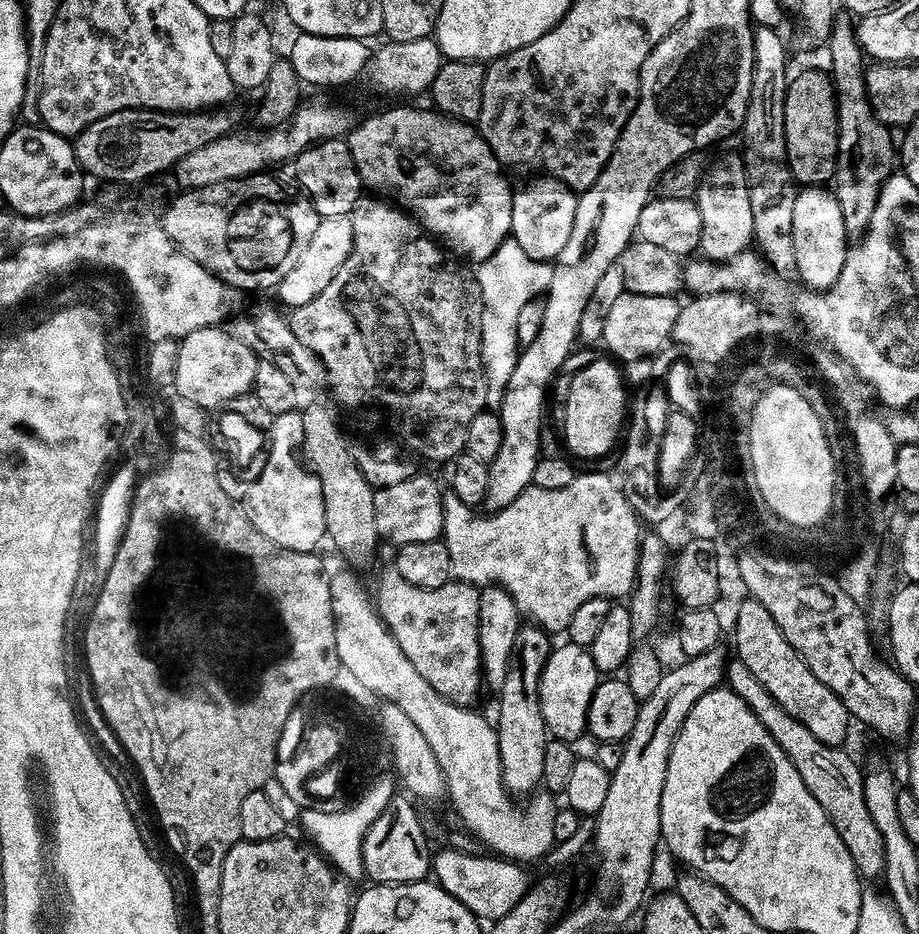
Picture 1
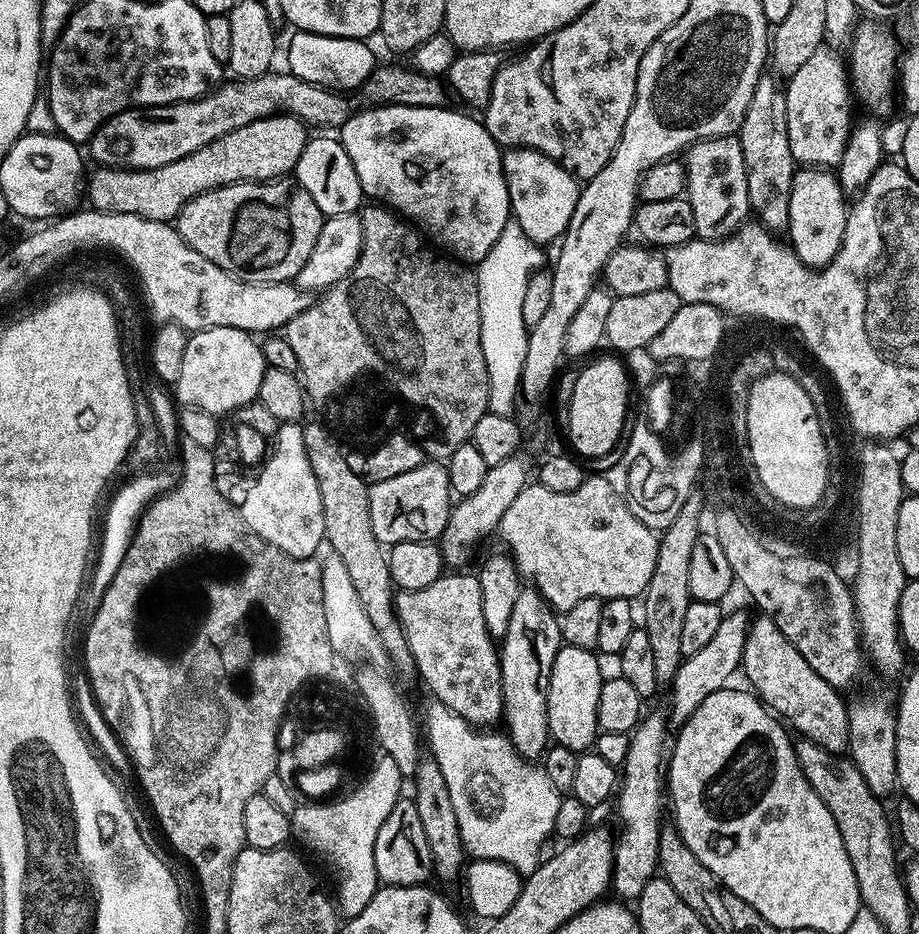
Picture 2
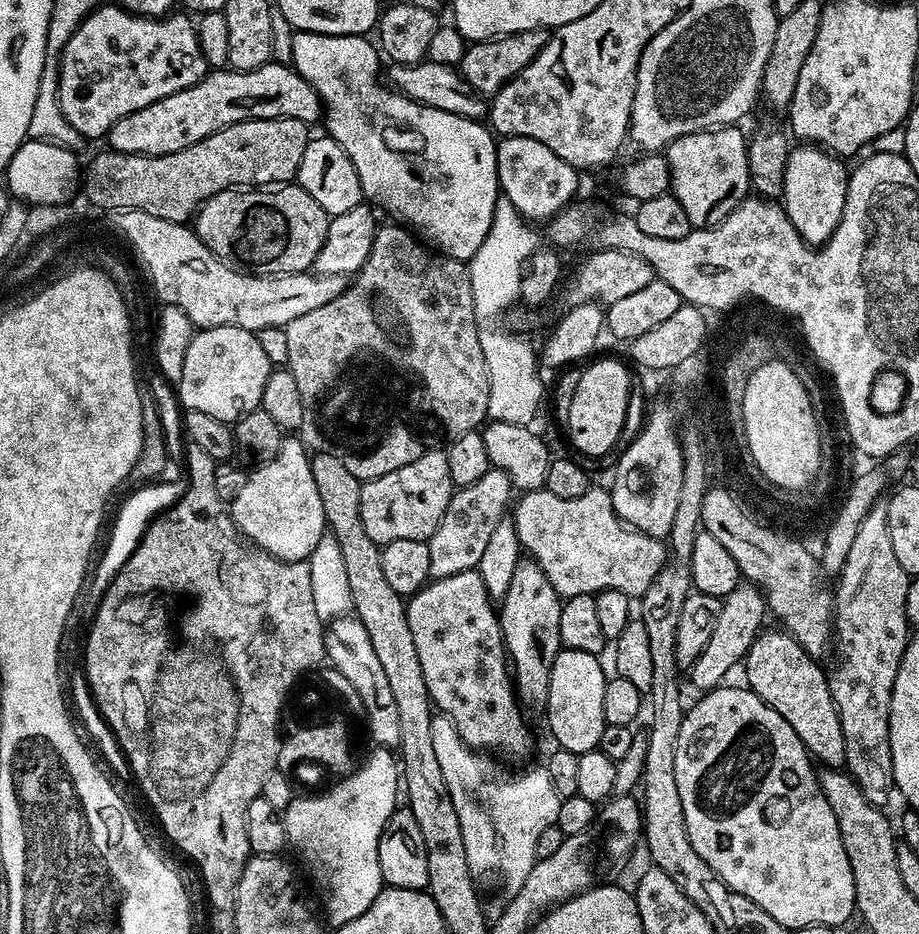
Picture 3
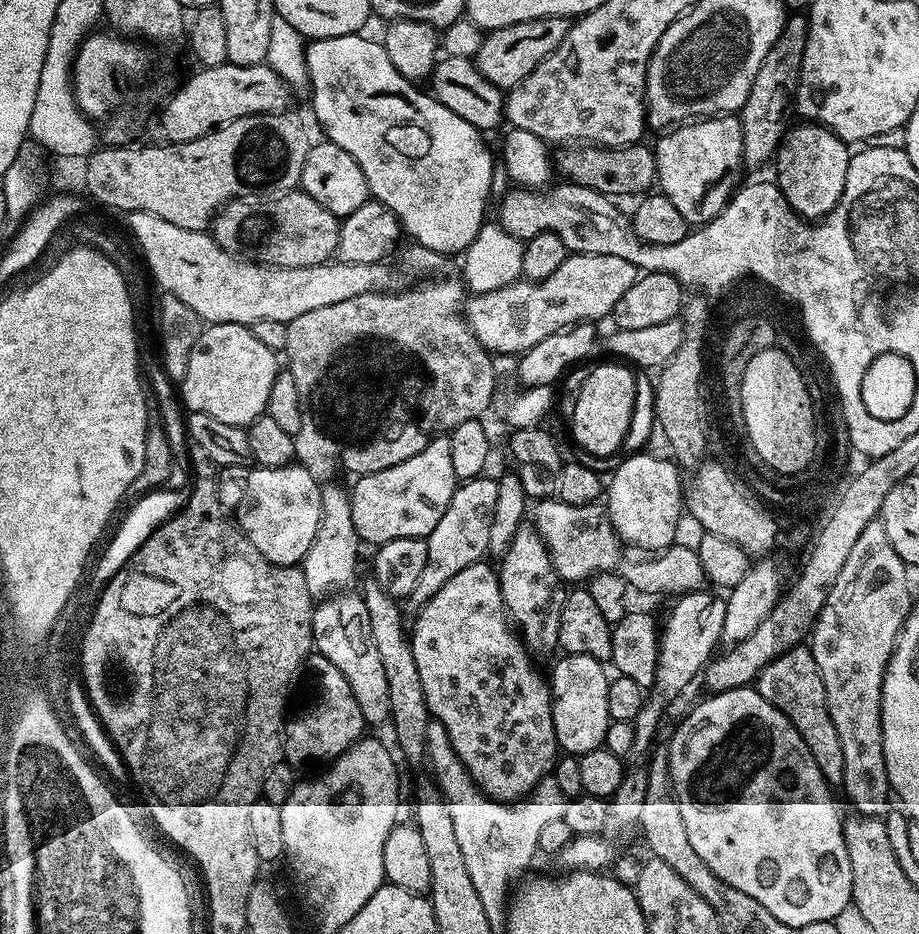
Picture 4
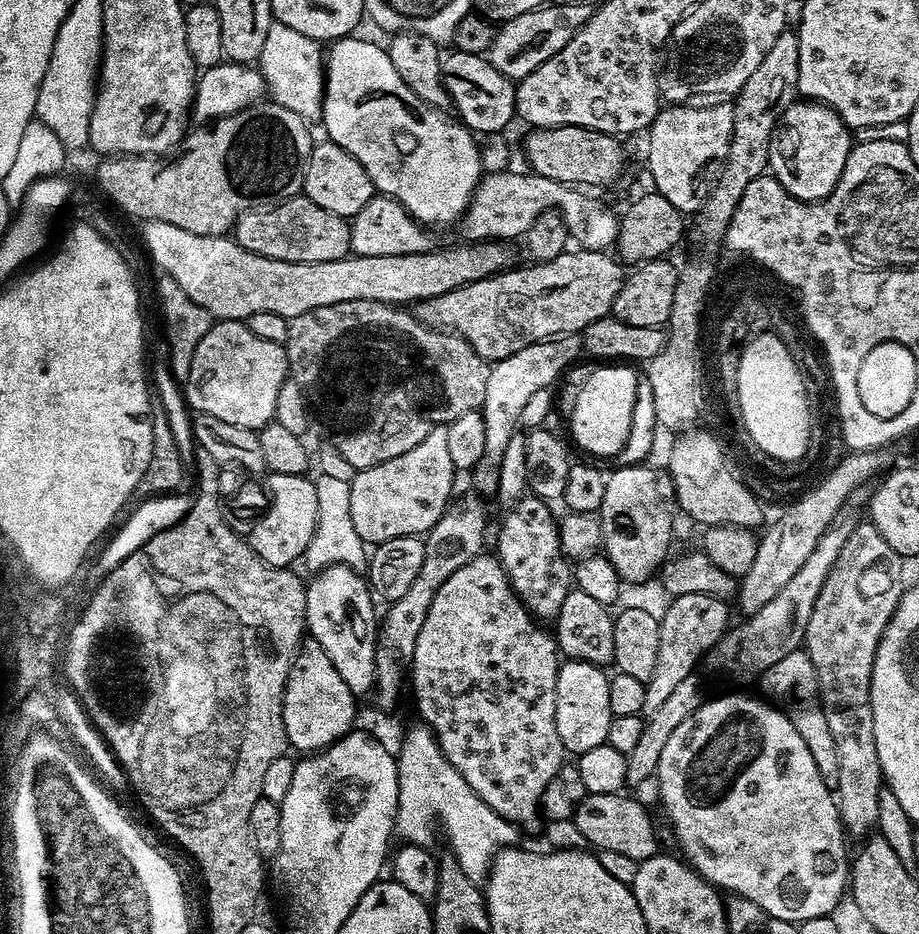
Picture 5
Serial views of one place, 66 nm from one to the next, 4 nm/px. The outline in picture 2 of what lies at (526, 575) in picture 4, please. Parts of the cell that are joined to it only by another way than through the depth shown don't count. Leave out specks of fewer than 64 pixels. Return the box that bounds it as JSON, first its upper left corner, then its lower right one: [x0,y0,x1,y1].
[499,586,562,762]

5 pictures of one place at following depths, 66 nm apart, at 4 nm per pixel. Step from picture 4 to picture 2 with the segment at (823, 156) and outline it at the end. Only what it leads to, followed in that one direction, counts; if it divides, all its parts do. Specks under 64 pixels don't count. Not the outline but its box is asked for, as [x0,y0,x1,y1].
[786,167,849,268]

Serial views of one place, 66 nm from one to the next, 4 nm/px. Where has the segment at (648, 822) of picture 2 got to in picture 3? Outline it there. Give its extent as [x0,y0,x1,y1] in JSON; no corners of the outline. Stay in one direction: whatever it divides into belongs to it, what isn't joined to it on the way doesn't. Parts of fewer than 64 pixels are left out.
[690,583,766,690]

